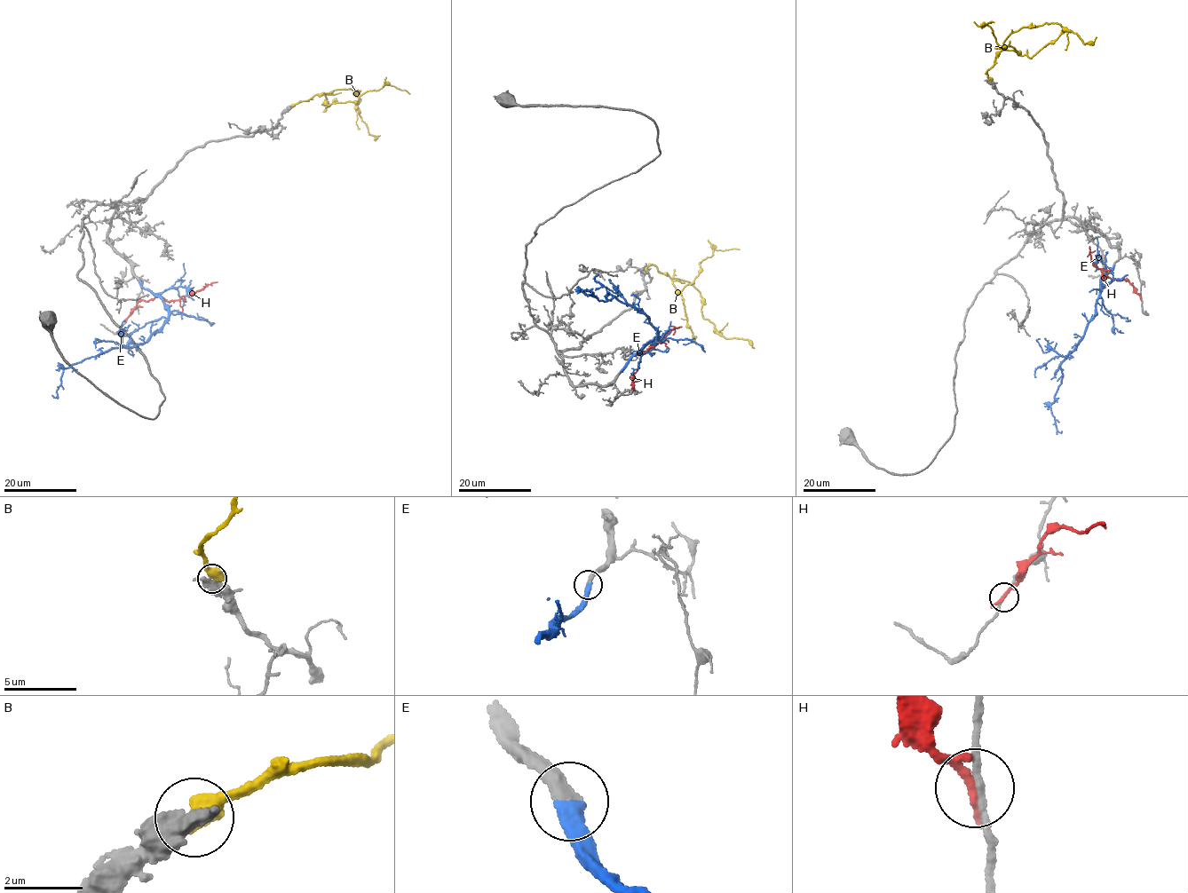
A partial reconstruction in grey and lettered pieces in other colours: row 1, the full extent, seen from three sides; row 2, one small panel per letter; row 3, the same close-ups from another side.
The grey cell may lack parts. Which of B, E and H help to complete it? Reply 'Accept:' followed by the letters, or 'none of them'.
Accept: E

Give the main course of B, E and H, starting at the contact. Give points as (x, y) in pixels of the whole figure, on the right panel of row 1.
B: (989, 80), (986, 72), (1005, 40), (1023, 27), (1057, 24), (1077, 34), (1085, 43), (1096, 36)
E: (1113, 264), (1102, 279), (1093, 318), (1076, 347), (1059, 367), (1063, 376), (1050, 406), (1056, 430), (1062, 430)
H: (1140, 296), (1128, 280), (1106, 276), (1104, 278), (1100, 269), (1094, 265), (1089, 246)

